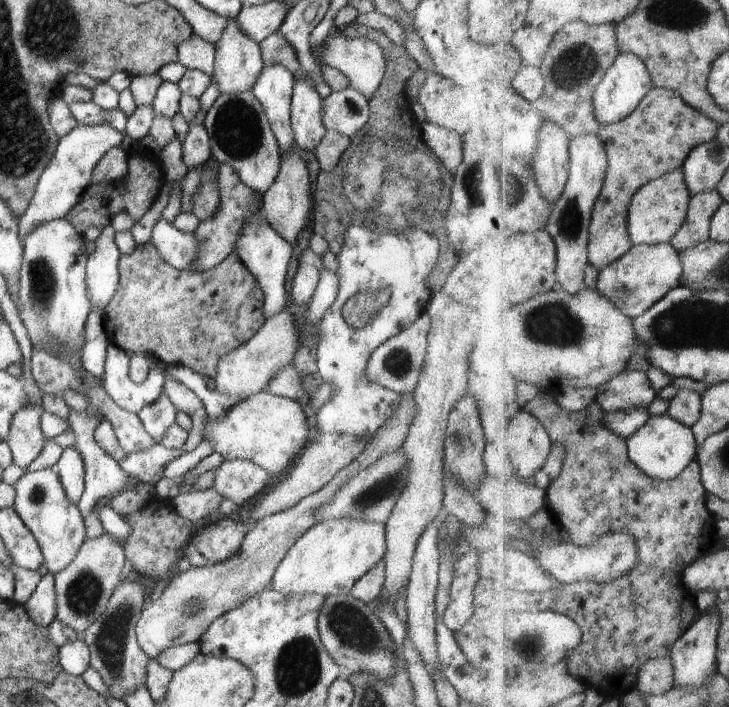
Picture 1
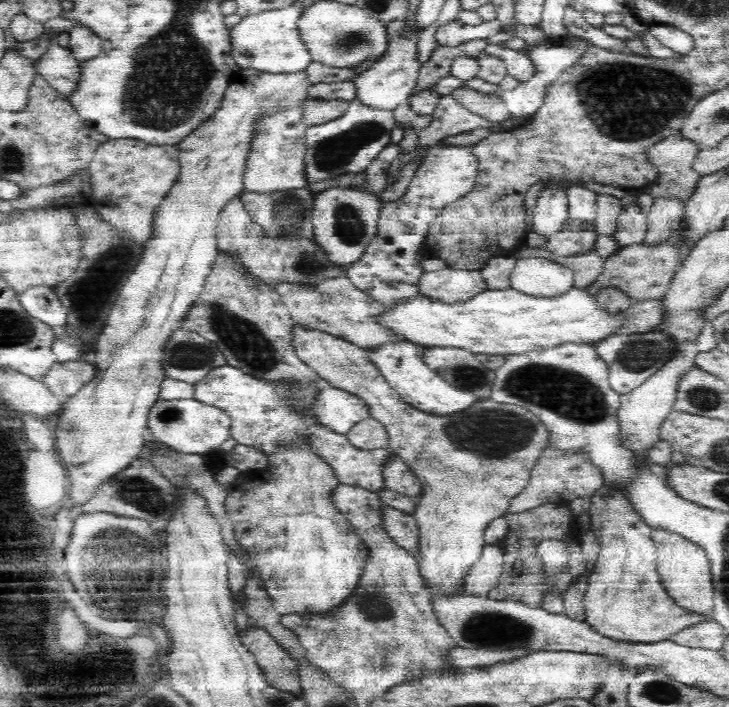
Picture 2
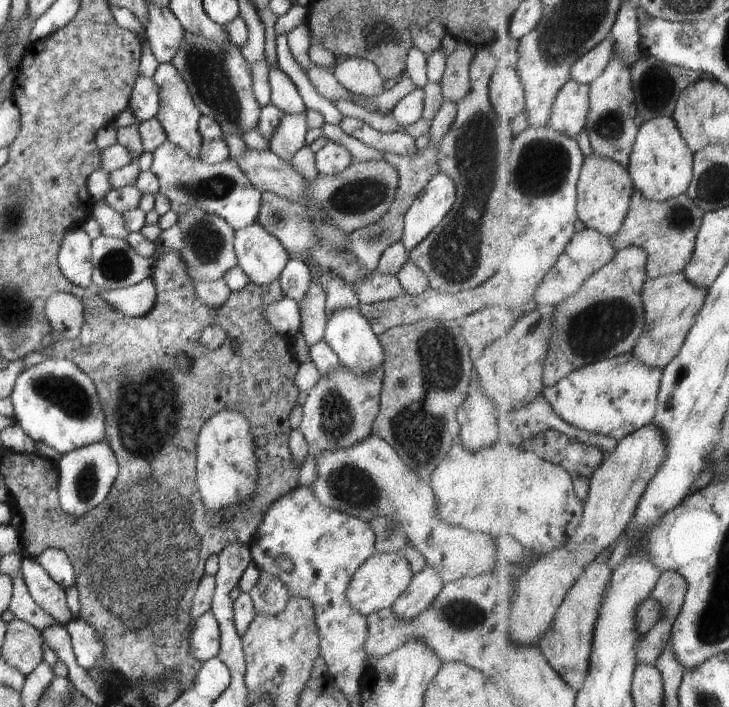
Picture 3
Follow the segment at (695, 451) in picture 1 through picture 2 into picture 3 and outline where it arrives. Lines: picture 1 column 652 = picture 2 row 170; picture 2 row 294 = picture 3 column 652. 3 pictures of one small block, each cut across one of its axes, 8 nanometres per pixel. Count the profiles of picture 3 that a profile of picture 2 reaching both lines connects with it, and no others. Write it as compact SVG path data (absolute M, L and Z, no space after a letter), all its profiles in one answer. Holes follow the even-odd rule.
M629 352L579 368L554 387L547 387L544 396L570 424L621 441L655 422L663 374L664 369L650 368Z

